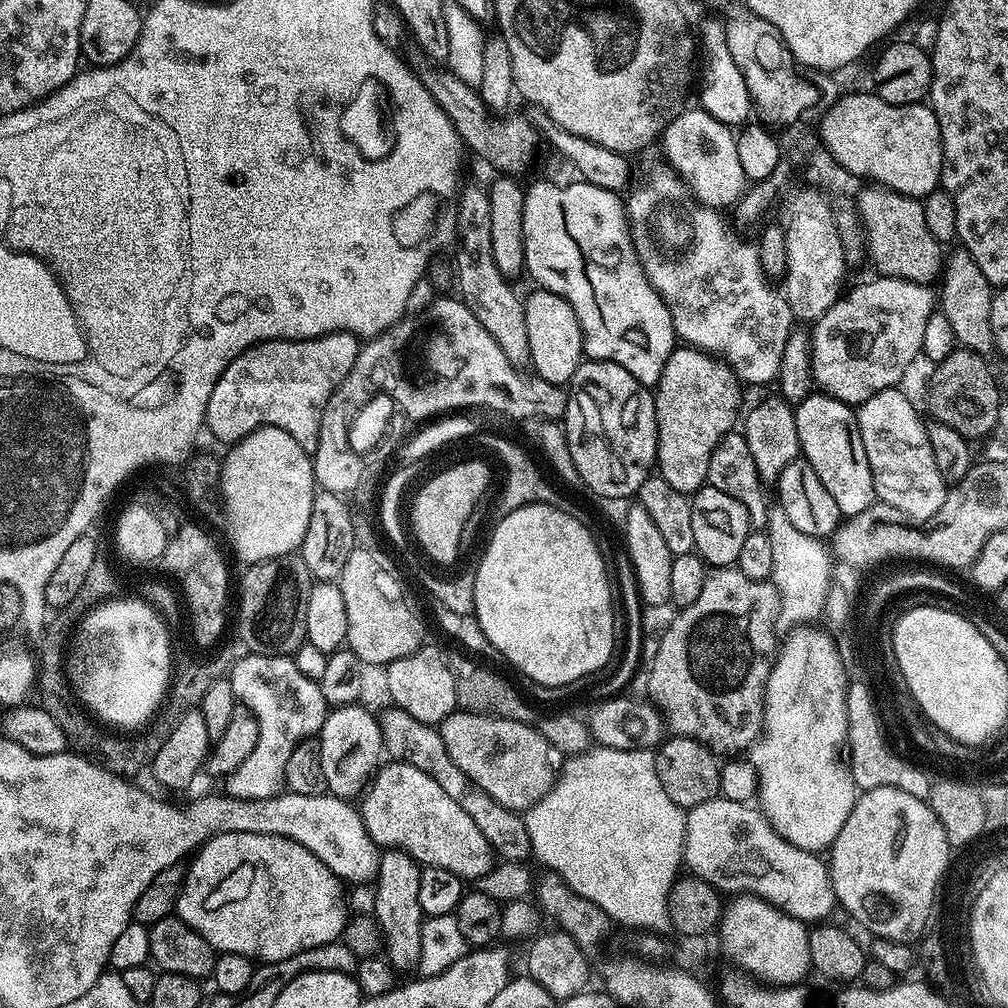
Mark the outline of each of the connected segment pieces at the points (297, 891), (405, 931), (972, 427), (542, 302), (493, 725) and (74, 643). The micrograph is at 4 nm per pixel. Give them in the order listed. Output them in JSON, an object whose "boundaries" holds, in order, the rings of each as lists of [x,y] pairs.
{"boundaries":[[[[237,832],[222,834],[221,836],[214,837],[213,840],[205,840],[195,855],[191,857],[190,863],[192,863],[192,869],[189,867],[185,871],[184,885],[176,903],[176,912],[180,919],[185,920],[194,931],[200,932],[202,938],[206,938],[206,942],[210,942],[210,946],[216,949],[217,953],[233,952],[234,954],[249,956],[253,962],[273,964],[282,958],[290,958],[294,954],[302,954],[302,950],[335,944],[344,935],[344,926],[346,923],[346,915],[344,916],[345,885],[342,883],[340,877],[335,876],[314,853],[306,850],[306,846],[294,842],[288,836],[238,834]]],[[[388,850],[380,857],[380,865],[374,877],[376,884],[376,910],[374,917],[380,928],[382,952],[396,969],[404,974],[419,969],[422,958],[422,930],[426,919],[422,906],[418,906],[418,878],[421,865],[410,854]]],[[[961,346],[942,358],[933,368],[928,380],[928,412],[931,419],[942,426],[950,426],[969,442],[976,442],[979,436],[995,429],[999,422],[999,408],[1002,401],[996,378],[988,369],[988,360],[974,350]]],[[[537,287],[535,291],[523,297],[530,368],[546,382],[564,386],[585,359],[580,323],[566,298],[542,287]]],[[[461,710],[451,712],[438,727],[446,751],[462,774],[511,812],[523,814],[534,807],[555,787],[564,771],[565,755],[547,741],[539,727]]],[[[128,596],[125,600],[108,598],[97,603],[97,608],[89,607],[83,613],[85,616],[79,617],[80,625],[77,626],[76,633],[71,633],[66,644],[66,655],[62,660],[63,670],[76,700],[104,726],[113,724],[116,728],[142,727],[159,710],[160,703],[165,703],[173,681],[174,655],[172,656],[172,640],[168,637],[165,617],[145,599],[133,596]]]]}

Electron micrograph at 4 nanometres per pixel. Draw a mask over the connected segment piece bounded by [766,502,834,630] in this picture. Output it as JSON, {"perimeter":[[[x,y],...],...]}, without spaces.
{"perimeter":[[[778,502],[767,509],[766,531],[770,546],[774,546],[776,580],[784,587],[784,615],[781,616],[781,625],[796,630],[799,624],[808,624],[811,620],[819,621],[823,617],[824,603],[832,585],[828,565],[834,561],[834,556],[829,545],[819,536],[802,534],[802,530],[798,530],[794,522],[790,522],[786,510],[782,510]]]}

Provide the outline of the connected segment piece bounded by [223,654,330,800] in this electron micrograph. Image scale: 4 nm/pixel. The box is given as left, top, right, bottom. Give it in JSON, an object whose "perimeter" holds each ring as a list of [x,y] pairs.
{"perimeter":[[[241,655],[230,669],[230,679],[232,681],[233,693],[236,695],[237,701],[245,704],[245,706],[254,714],[254,718],[258,718],[258,746],[254,746],[254,750],[250,753],[250,758],[246,758],[246,762],[242,762],[242,766],[238,766],[238,770],[231,772],[223,781],[223,791],[234,798],[248,798],[250,800],[265,800],[271,796],[279,796],[286,788],[284,779],[286,778],[286,762],[290,762],[290,754],[297,748],[297,746],[299,746],[301,741],[315,737],[317,733],[319,733],[320,728],[324,725],[324,719],[328,717],[330,706],[324,701],[324,695],[322,694],[319,683],[310,678],[306,678],[306,674],[302,674],[302,670],[298,670],[295,659],[286,656]]]}

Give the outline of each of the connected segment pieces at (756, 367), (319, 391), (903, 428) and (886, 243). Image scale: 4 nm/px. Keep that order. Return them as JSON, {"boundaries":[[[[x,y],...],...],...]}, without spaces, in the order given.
{"boundaries":[[[[663,159],[646,165],[636,184],[637,188],[626,196],[628,232],[650,286],[654,286],[666,310],[670,310],[677,337],[719,358],[745,385],[768,384],[771,380],[773,383],[780,374],[782,350],[794,327],[794,317],[783,291],[771,284],[773,281],[760,260],[759,247],[753,241],[751,244],[743,240],[717,209],[697,200],[683,177]]],[[[351,331],[328,332],[312,340],[264,340],[261,344],[251,344],[222,370],[206,406],[204,418],[207,431],[212,431],[213,438],[221,440],[224,446],[231,446],[254,430],[274,426],[286,430],[286,434],[290,434],[290,438],[294,438],[302,450],[315,453],[322,414],[336,388],[350,374],[361,347],[361,337]]],[[[899,387],[887,388],[866,398],[866,402],[859,405],[856,421],[862,434],[862,446],[866,446],[866,462],[870,462],[870,474],[874,478],[877,501],[894,506],[894,510],[898,510],[913,522],[923,522],[926,518],[938,514],[942,502],[948,496],[949,485],[944,483],[938,470],[938,462],[934,462],[934,450],[930,446],[925,421],[920,421],[911,398],[900,391]]],[[[878,183],[866,184],[856,196],[856,212],[864,227],[862,244],[867,259],[872,259],[875,270],[882,276],[893,276],[899,280],[909,280],[931,285],[932,279],[942,272],[942,244],[935,240],[926,226],[922,203],[917,197],[904,196],[892,188]]]]}

